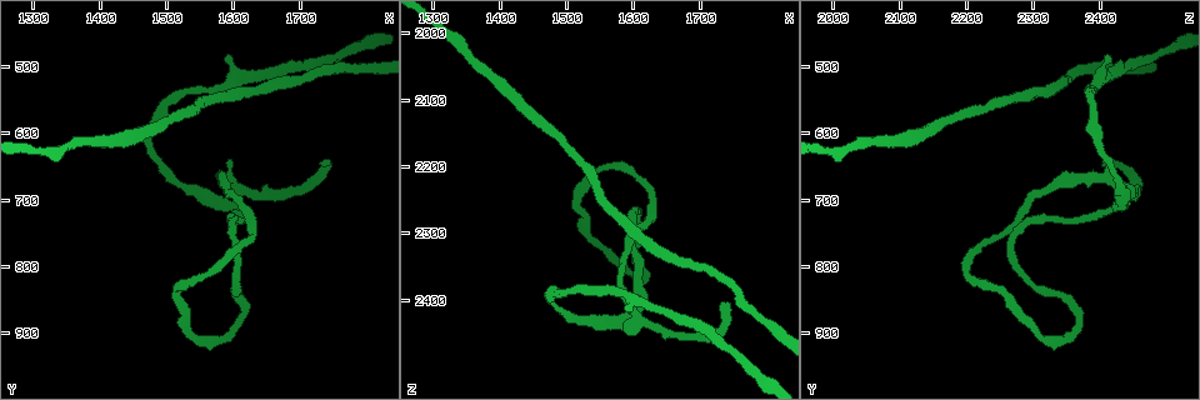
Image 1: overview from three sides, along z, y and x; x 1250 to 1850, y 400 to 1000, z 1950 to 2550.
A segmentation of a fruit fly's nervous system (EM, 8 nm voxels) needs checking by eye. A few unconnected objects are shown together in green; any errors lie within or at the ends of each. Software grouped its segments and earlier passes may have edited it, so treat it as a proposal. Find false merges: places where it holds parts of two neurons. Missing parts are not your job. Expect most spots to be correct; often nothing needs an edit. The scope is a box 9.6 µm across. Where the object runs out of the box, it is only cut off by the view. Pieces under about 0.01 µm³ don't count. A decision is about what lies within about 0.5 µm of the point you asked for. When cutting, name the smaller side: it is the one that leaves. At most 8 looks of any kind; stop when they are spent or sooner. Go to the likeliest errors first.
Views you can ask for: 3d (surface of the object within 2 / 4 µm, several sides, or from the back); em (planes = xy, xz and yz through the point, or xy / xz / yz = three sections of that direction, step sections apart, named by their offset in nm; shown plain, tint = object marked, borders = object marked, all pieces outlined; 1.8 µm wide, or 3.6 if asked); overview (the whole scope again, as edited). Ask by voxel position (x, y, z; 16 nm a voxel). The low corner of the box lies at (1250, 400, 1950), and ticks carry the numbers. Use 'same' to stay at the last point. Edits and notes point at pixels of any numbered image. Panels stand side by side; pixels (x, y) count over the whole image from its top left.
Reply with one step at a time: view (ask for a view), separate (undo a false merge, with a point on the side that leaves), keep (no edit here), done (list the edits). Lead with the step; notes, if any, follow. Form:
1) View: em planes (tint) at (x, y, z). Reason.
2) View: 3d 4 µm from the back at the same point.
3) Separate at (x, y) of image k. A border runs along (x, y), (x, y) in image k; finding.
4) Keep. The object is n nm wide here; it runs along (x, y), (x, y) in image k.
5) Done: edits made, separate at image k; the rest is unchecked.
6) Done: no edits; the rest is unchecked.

View: em xz step 16 (tint) at (1595, 690, 2440). Sharp bend.

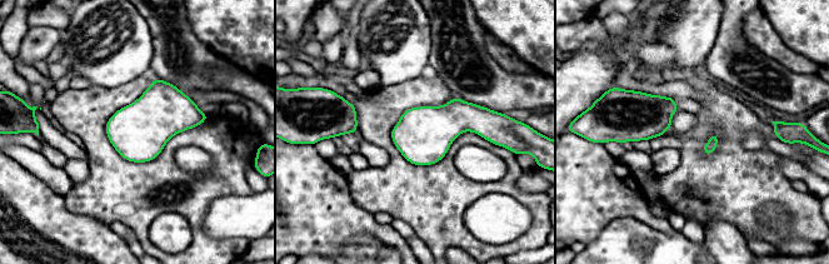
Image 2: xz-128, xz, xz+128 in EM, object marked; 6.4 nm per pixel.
View: em planes (tint) at the same point.

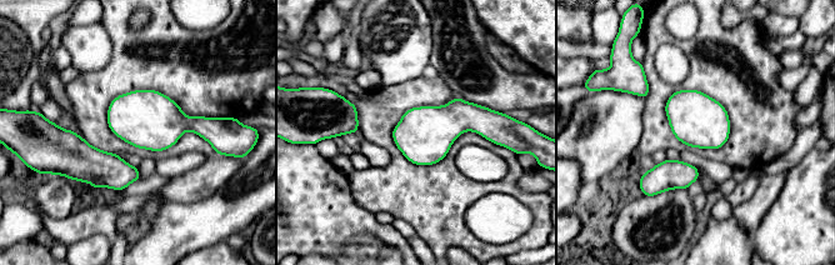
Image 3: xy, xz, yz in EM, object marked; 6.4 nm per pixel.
Keep. One neuron here.

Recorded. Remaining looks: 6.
View: 3d 2 µm at (1555, 905, 2315). Touches itself.

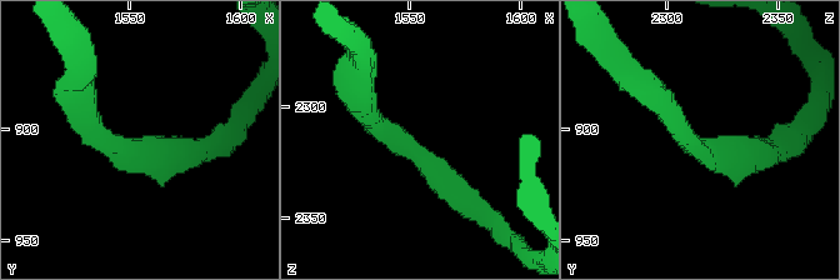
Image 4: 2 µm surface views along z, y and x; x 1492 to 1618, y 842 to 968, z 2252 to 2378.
View: em xz step 16 (tint) at (1555, 906, 2317).

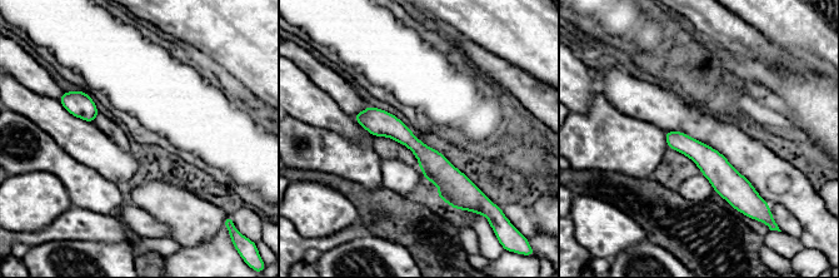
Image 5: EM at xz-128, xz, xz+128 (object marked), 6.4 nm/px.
View: em yz step 16 (tint) at the same point.

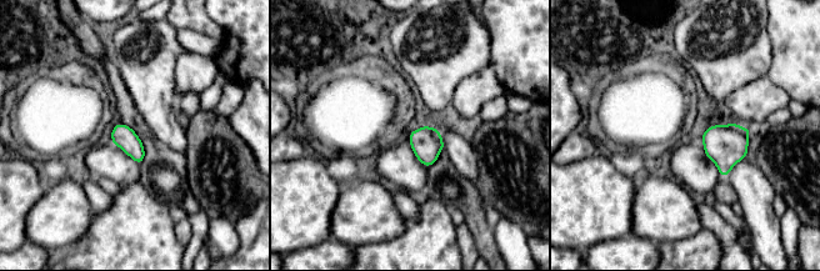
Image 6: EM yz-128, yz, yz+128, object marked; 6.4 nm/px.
Keep. All the same neuron.

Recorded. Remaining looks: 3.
View: 3d 2 µm at (1570, 535, 2385). A narrow waist.

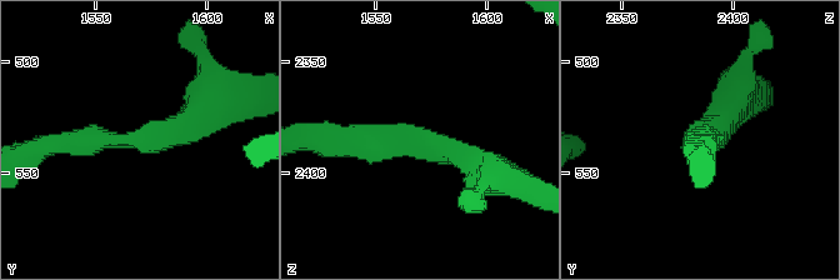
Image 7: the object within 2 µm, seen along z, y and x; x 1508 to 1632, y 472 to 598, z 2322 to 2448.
View: em planes (tint) at (1566, 537, 2387). The arms are 180, 260 nm wide; now the EM.

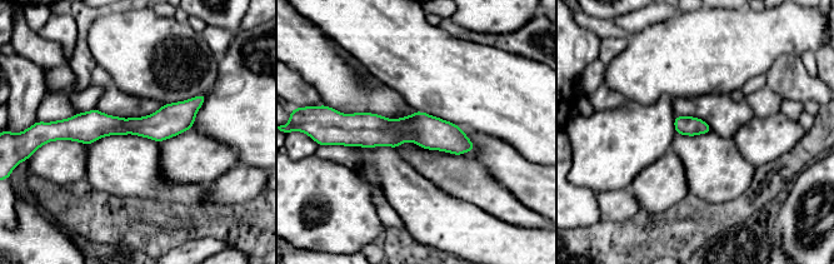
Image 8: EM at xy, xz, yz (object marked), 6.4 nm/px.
Keep. It runs along (201, 98), (160, 125), (61, 125) in image 8; one neuron here.

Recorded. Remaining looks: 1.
Done: no edits; the rest is unchecked.

